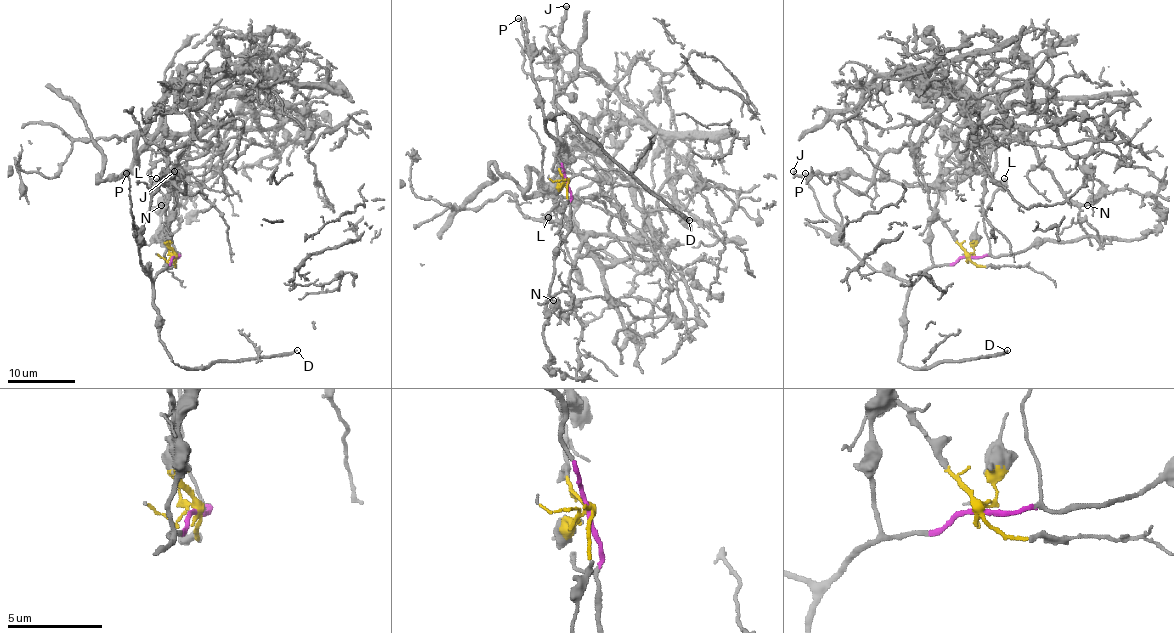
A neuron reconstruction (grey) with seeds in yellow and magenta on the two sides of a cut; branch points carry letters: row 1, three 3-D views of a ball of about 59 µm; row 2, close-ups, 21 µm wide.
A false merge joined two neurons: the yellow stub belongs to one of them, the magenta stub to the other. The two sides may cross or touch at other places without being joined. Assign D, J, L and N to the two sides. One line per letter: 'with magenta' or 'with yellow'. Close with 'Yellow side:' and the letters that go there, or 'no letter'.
D: with magenta
J: with yellow
L: with magenta
N: with yellow
Yellow side: J, N

